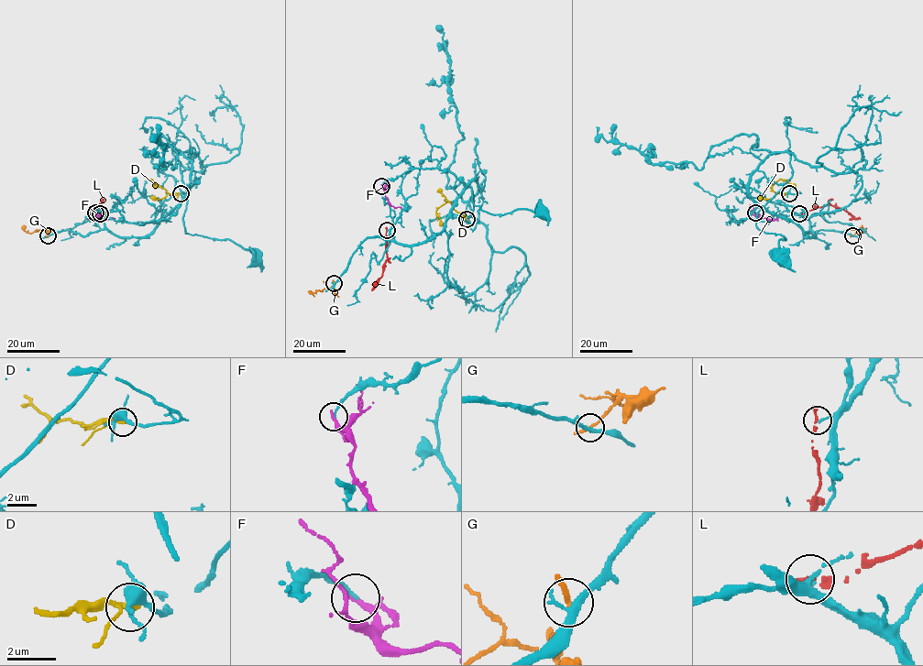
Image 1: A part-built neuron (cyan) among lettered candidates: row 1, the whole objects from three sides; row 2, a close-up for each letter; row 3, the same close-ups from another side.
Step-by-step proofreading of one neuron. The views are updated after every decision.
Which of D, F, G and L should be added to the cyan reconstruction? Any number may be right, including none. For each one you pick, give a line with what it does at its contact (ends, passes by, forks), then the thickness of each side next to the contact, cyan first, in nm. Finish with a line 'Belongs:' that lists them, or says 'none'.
Belongs: none

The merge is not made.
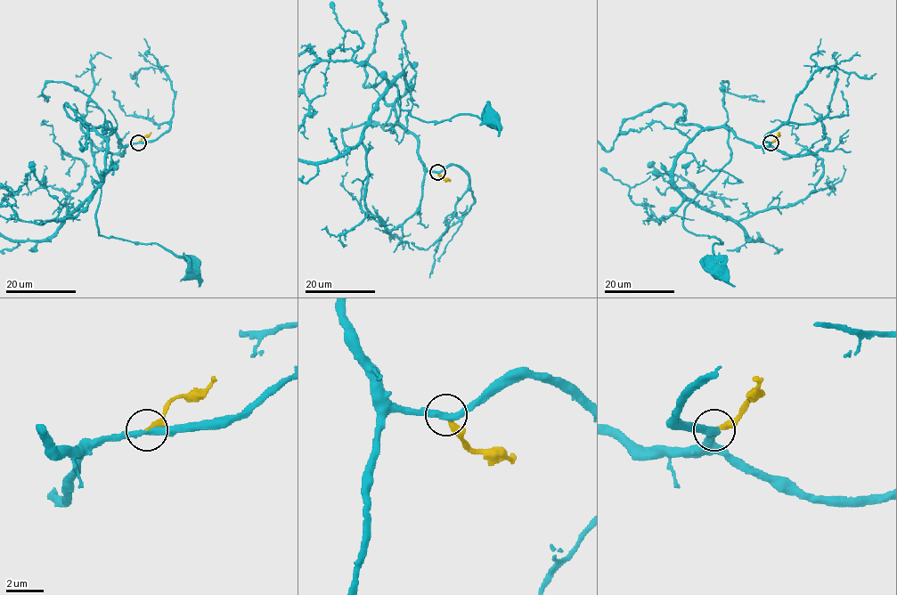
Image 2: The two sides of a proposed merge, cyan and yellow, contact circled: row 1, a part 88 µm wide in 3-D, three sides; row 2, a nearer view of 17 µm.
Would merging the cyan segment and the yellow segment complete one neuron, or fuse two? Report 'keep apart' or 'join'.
keep apart

